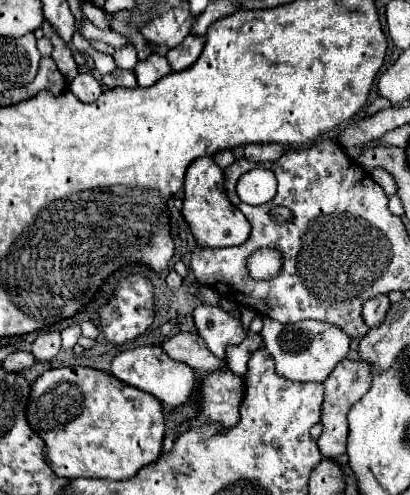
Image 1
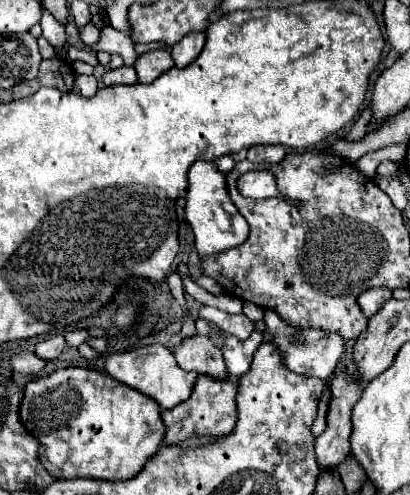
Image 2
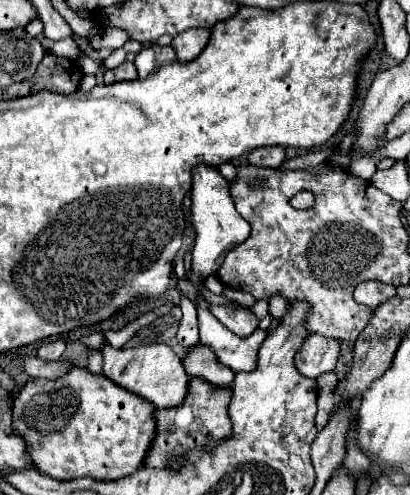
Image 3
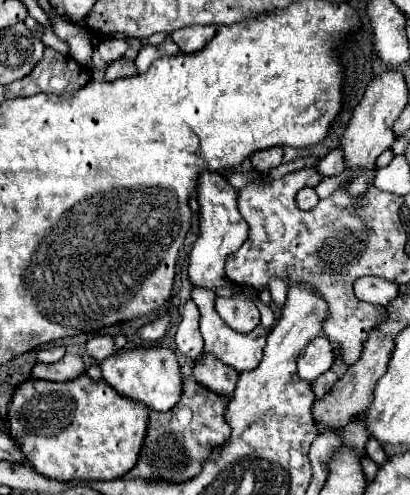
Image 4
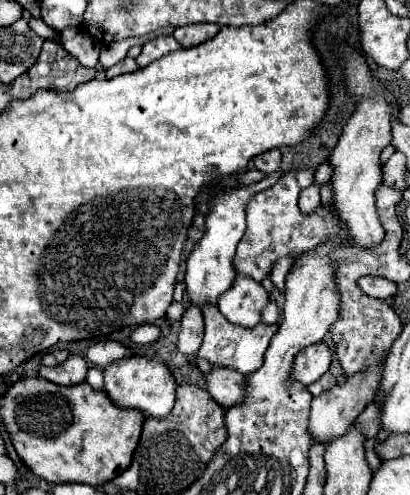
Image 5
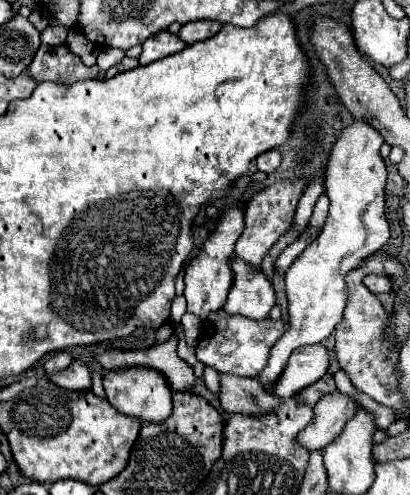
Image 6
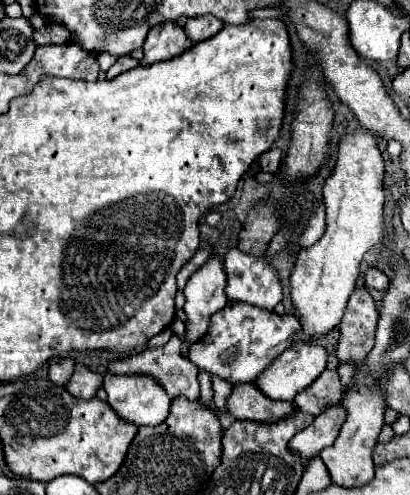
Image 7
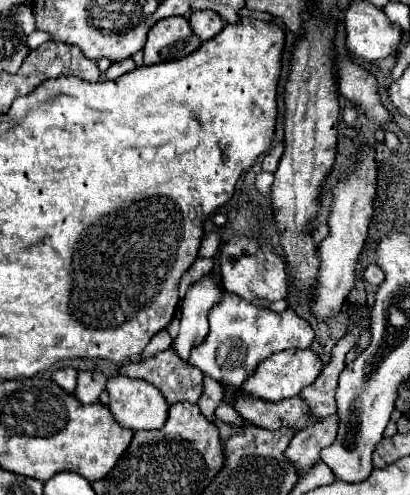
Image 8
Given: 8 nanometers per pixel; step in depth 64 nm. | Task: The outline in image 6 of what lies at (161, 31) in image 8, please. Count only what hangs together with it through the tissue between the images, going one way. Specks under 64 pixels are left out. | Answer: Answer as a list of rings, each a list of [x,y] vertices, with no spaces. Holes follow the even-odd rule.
[[[160,30],[156,34],[152,34],[144,44],[142,44],[144,52],[140,56],[140,64],[146,66],[154,60],[160,60],[160,58],[166,58],[170,54],[176,54],[180,50],[186,48],[186,44],[180,40],[178,34],[172,34],[172,32],[166,32],[166,30]]]

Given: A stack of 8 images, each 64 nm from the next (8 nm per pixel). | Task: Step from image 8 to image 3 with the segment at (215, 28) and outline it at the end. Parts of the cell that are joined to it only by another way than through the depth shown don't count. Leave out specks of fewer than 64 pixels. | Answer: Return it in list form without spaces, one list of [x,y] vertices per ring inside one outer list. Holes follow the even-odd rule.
[[[190,28],[188,32],[172,38],[172,46],[178,54],[178,60],[184,62],[196,58],[204,50],[208,40],[210,40],[210,28],[194,28],[194,30]]]

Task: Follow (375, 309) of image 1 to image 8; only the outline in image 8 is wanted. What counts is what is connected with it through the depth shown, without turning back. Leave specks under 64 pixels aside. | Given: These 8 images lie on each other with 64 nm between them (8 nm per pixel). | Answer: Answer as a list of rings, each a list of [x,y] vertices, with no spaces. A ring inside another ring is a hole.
[[[368,264],[366,270],[364,270],[364,280],[368,280],[374,286],[378,286],[384,280],[384,272],[378,268],[378,264]]]

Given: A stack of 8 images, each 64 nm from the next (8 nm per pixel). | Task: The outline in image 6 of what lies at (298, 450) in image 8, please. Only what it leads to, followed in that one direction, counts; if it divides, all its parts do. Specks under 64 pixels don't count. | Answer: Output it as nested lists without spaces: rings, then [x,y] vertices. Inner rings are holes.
[[[342,392],[326,394],[314,408],[314,420],[298,434],[298,444],[308,452],[322,450],[342,432],[350,416],[356,414],[356,404],[354,398]]]

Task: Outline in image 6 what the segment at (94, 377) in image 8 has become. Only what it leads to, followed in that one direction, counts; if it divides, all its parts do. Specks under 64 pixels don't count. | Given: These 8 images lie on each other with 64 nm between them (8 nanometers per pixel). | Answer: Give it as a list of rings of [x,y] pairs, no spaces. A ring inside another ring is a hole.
[[[74,360],[64,372],[60,372],[56,376],[52,374],[50,380],[54,384],[58,384],[60,388],[72,390],[72,392],[88,392],[92,388],[92,374],[86,368],[86,364],[80,360]]]

